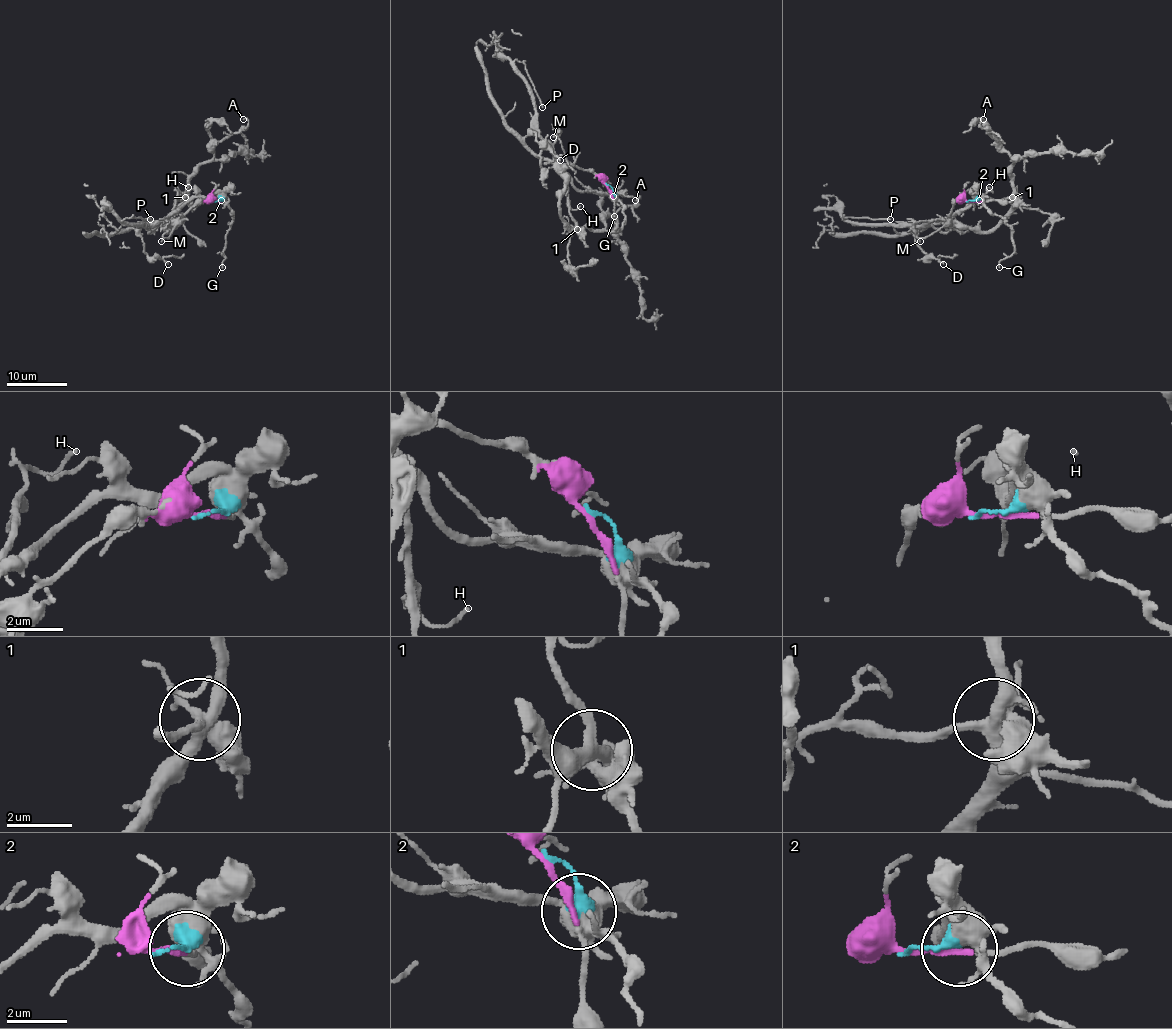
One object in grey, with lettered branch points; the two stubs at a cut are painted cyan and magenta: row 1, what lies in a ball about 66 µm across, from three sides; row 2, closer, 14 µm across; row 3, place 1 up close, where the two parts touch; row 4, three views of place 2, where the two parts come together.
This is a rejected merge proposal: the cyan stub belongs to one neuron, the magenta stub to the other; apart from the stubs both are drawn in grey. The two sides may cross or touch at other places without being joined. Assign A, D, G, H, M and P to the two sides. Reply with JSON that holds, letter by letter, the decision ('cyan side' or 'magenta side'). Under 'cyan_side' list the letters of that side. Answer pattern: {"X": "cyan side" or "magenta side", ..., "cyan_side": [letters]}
{"A": "magenta side", "D": "magenta side", "G": "cyan side", "H": "cyan side", "M": "magenta side", "P": "cyan side", "cyan_side": ["G", "H", "P"]}

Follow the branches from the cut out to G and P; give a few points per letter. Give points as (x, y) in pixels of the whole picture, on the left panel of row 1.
G: (214, 200), (222, 200), (231, 211), (233, 220), (222, 267)
P: (214, 200), (220, 200), (216, 193), (187, 200), (164, 219), (148, 225), (122, 220), (151, 219)

